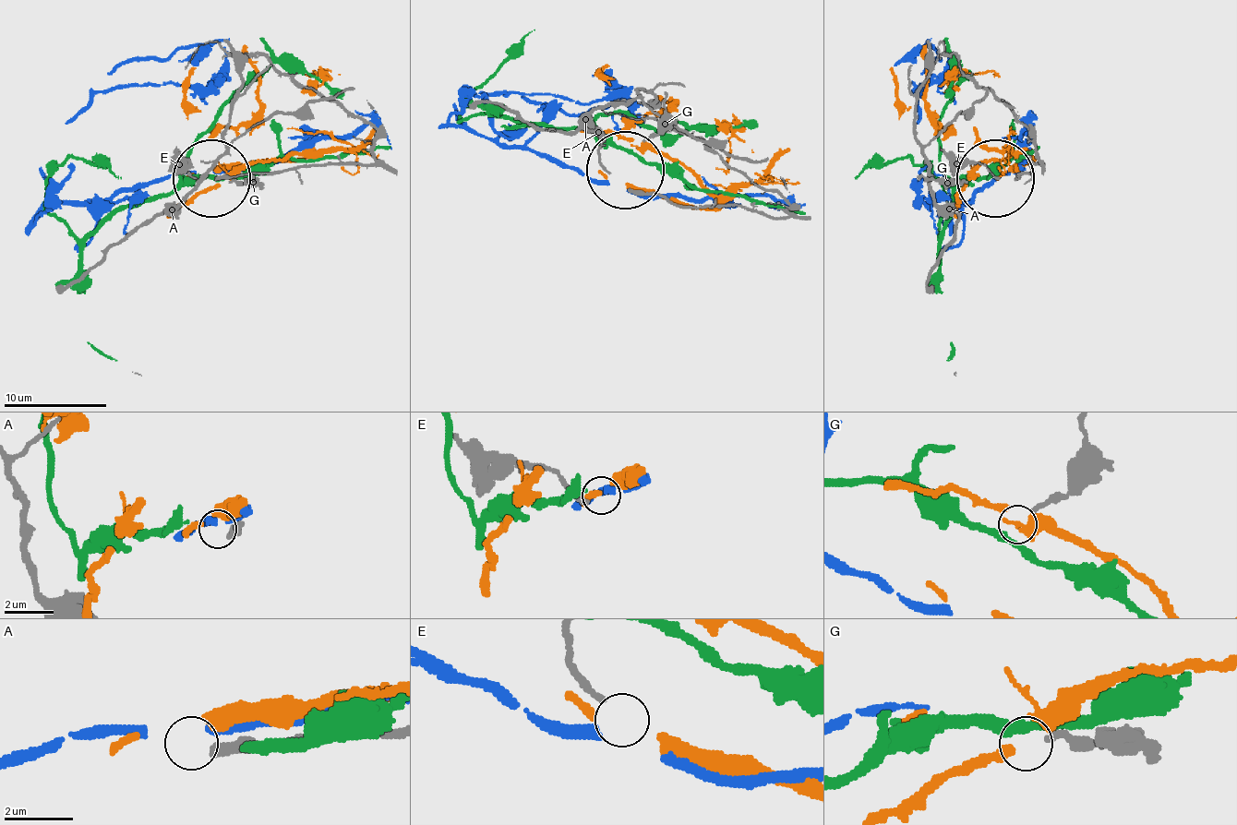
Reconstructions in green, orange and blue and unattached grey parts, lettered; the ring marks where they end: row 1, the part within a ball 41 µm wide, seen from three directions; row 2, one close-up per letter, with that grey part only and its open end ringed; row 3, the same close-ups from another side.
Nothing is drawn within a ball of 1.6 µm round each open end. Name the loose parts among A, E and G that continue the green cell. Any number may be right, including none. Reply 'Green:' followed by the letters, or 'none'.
Green: G

